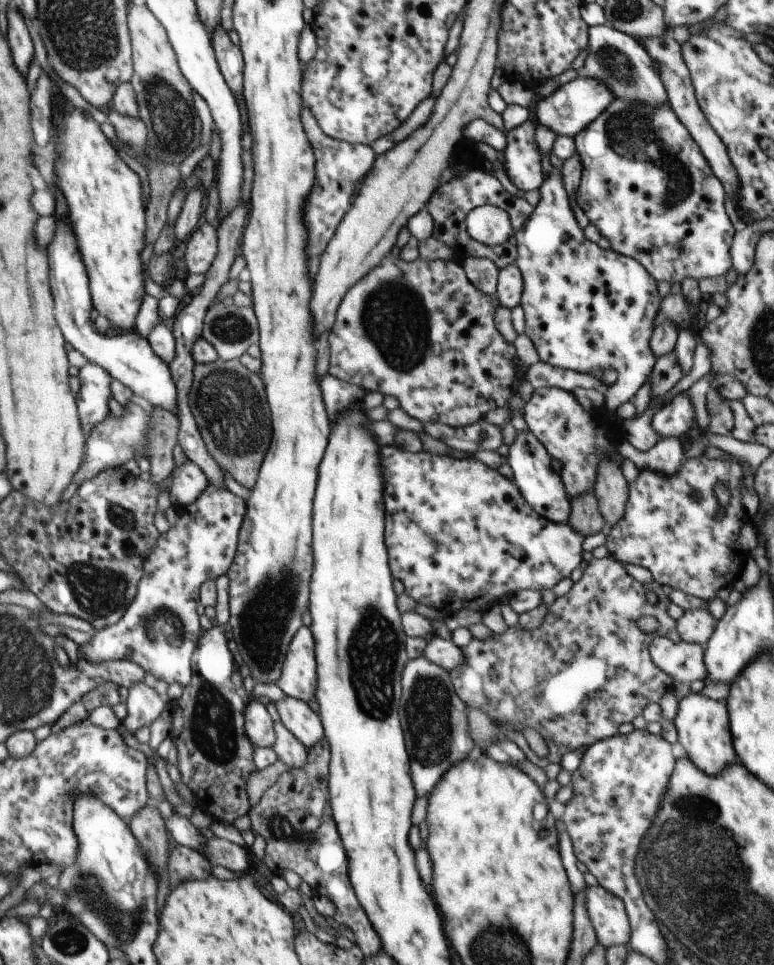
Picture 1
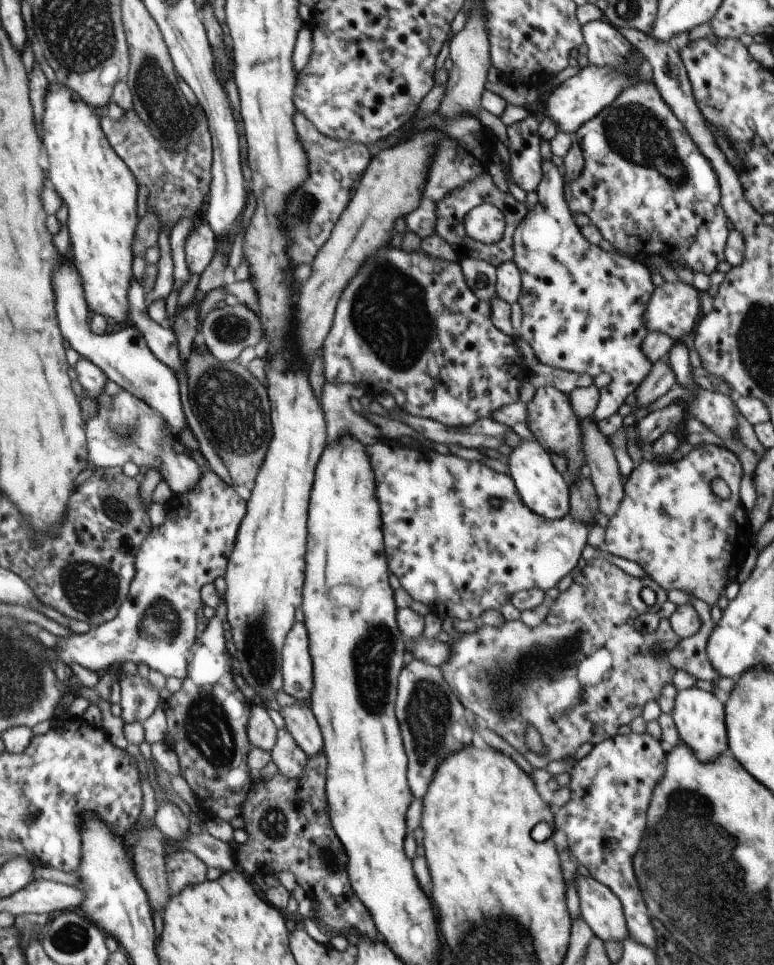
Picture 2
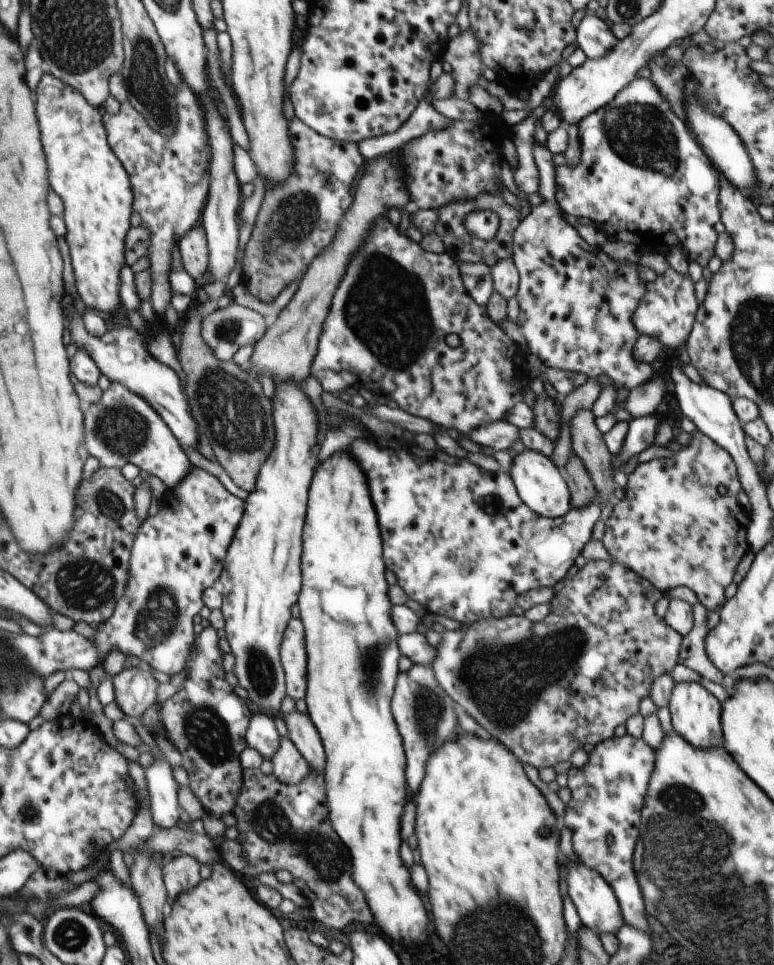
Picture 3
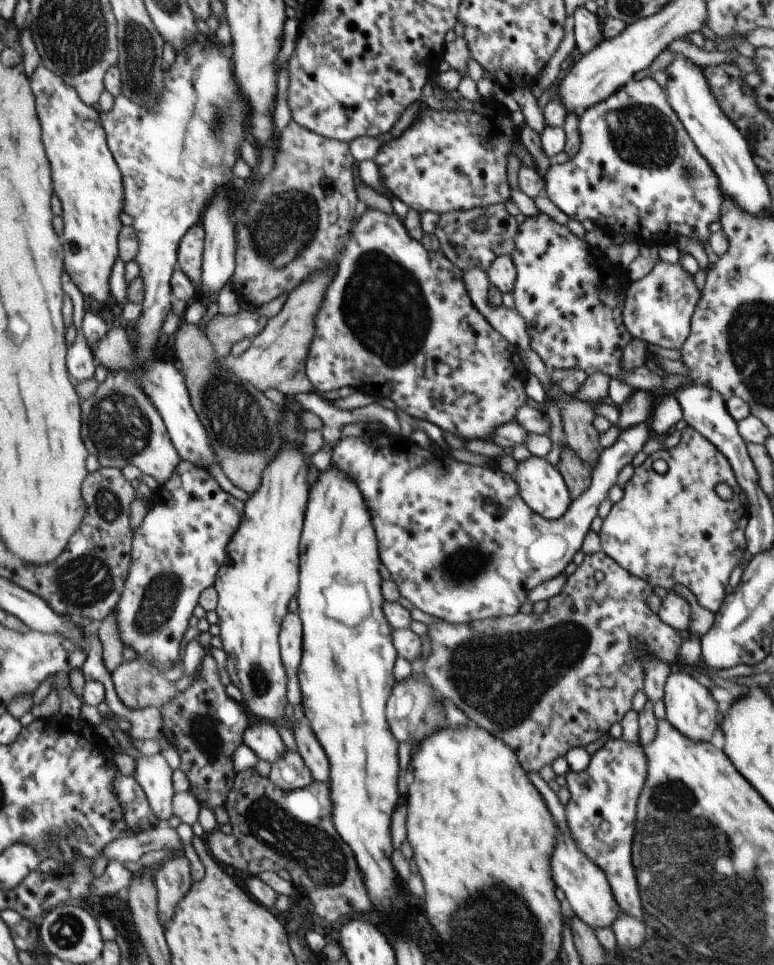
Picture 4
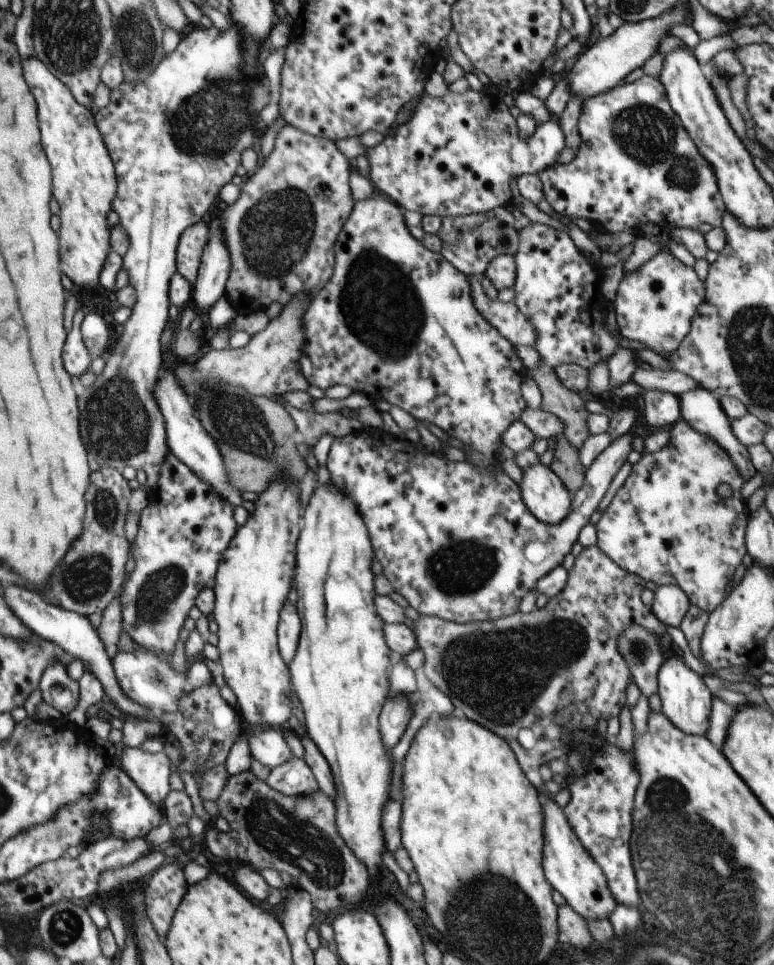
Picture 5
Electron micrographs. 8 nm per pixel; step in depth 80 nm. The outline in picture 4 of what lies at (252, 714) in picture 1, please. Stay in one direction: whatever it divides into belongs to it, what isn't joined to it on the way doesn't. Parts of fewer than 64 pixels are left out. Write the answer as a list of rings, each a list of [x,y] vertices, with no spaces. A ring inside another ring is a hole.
[[[258,720],[248,726],[243,734],[243,743],[256,754],[259,760],[273,764],[286,752],[286,746],[278,729],[270,721]]]

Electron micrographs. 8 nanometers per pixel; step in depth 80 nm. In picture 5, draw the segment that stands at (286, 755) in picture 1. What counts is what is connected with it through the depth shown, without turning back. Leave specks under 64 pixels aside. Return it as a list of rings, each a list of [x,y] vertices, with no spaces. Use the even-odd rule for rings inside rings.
[[[292,756],[271,769],[267,783],[288,796],[309,795],[319,789],[312,769],[304,759]]]

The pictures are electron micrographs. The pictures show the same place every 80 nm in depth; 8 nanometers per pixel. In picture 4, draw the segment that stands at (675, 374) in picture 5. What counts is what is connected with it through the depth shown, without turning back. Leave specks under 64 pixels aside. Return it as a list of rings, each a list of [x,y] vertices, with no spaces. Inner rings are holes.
[[[541,211],[535,216],[526,217],[524,222],[519,224],[514,244],[511,257],[517,270],[517,279],[511,293],[515,295],[515,309],[525,320],[531,349],[540,356],[549,371],[578,368],[588,376],[602,373],[610,378],[619,378],[634,391],[655,392],[661,387],[663,392],[675,392],[678,387],[691,382],[690,378],[682,375],[671,375],[663,379],[645,364],[631,371],[623,369],[621,365],[623,350],[633,338],[623,323],[627,293],[625,288],[631,280],[625,275],[626,270],[612,265],[598,247],[589,245],[566,225],[559,224]]]

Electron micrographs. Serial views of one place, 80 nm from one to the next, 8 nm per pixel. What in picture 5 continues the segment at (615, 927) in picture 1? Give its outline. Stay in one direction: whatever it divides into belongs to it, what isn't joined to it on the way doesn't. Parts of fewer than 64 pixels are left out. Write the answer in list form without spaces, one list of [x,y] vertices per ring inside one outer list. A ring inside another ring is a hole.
[[[538,788],[544,813],[543,822],[543,869],[546,880],[566,899],[568,906],[587,921],[608,919],[617,902],[609,889],[607,878],[596,861],[582,846],[570,826],[563,809],[558,807],[552,796],[548,797]]]

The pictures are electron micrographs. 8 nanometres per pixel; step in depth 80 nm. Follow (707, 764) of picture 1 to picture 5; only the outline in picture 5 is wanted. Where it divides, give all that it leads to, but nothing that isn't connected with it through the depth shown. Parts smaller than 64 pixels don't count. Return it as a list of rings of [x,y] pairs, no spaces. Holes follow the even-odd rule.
[[[680,658],[665,659],[657,674],[659,689],[657,694],[661,698],[661,712],[670,719],[682,732],[689,735],[705,736],[710,726],[710,713],[713,695],[706,687],[702,676],[698,675]]]

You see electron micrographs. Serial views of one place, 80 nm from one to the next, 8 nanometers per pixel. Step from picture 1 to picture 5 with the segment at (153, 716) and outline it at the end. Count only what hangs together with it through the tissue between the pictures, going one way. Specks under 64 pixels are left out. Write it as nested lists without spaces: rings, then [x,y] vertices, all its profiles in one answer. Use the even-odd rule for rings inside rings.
[[[140,646],[132,653],[119,651],[112,660],[118,686],[121,686],[125,696],[153,712],[156,717],[160,717],[161,713],[174,712],[178,708],[179,698],[186,692],[184,685],[187,673],[180,674],[172,670],[171,661],[159,659],[154,652]]]

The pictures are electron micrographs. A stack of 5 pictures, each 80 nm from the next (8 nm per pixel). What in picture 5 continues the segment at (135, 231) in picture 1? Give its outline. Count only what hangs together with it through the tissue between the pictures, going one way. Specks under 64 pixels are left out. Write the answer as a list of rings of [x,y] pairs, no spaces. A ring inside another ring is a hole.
[[[30,58],[24,62],[24,66],[26,82],[30,82],[34,98],[38,98],[38,118],[42,118],[42,142],[46,142],[46,154],[50,154],[50,162],[54,162],[54,198],[60,202],[62,212],[62,228],[58,232],[58,236],[62,238],[62,270],[66,270],[66,276],[76,286],[95,289],[100,286],[102,266],[111,251],[111,228],[106,217],[113,210],[112,201],[117,194],[115,166],[97,127],[94,108],[76,102],[69,86],[53,71],[50,72],[40,60]]]

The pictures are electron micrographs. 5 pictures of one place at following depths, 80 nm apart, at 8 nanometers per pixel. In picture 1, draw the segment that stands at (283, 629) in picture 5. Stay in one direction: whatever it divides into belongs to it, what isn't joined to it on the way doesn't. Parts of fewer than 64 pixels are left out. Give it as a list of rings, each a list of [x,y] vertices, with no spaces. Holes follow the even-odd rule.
[[[302,625],[289,644],[280,678],[275,682],[286,696],[310,702],[317,689],[315,640],[310,627]]]

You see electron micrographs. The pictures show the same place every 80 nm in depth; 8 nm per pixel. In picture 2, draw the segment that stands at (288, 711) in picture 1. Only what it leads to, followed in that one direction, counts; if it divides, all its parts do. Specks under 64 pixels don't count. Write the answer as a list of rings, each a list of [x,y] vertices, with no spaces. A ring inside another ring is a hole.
[[[296,701],[290,706],[278,709],[285,720],[285,729],[309,758],[323,751],[321,728],[311,708],[304,705],[303,701]]]

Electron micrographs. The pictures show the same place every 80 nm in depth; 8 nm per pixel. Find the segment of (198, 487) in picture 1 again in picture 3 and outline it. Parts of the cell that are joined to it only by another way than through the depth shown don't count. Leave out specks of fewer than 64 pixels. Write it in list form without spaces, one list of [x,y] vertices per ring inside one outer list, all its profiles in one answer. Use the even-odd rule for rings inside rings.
[[[111,382],[110,388],[103,391],[100,402],[92,403],[90,410],[84,414],[84,438],[88,452],[98,460],[100,467],[121,469],[125,464],[132,463],[148,474],[158,476],[169,488],[180,484],[193,467],[162,417],[141,396],[128,390],[122,383]]]

